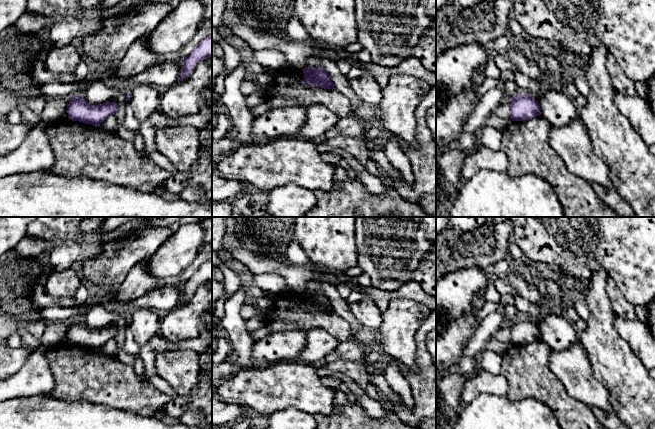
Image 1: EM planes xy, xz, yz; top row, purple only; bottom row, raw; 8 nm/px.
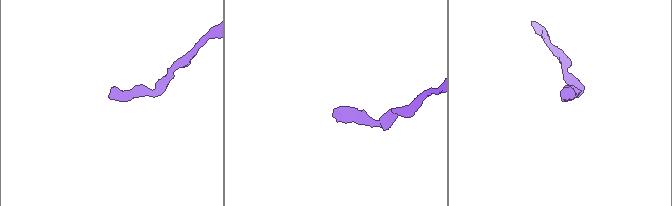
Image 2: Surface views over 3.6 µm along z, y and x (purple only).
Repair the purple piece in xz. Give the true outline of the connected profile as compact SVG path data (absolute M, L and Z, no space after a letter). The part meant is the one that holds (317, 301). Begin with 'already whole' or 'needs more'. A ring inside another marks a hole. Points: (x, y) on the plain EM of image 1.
already whole | M304 292L304 306L313 311L336 313L332 301L323 292Z

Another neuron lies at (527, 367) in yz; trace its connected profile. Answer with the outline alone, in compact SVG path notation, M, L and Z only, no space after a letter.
M540 339L526 345L512 345L502 354L500 374L509 381L508 397L512 401L535 398L546 404L553 411L561 429L607 429L598 421L593 409L571 397L551 371L550 351L548 344Z

